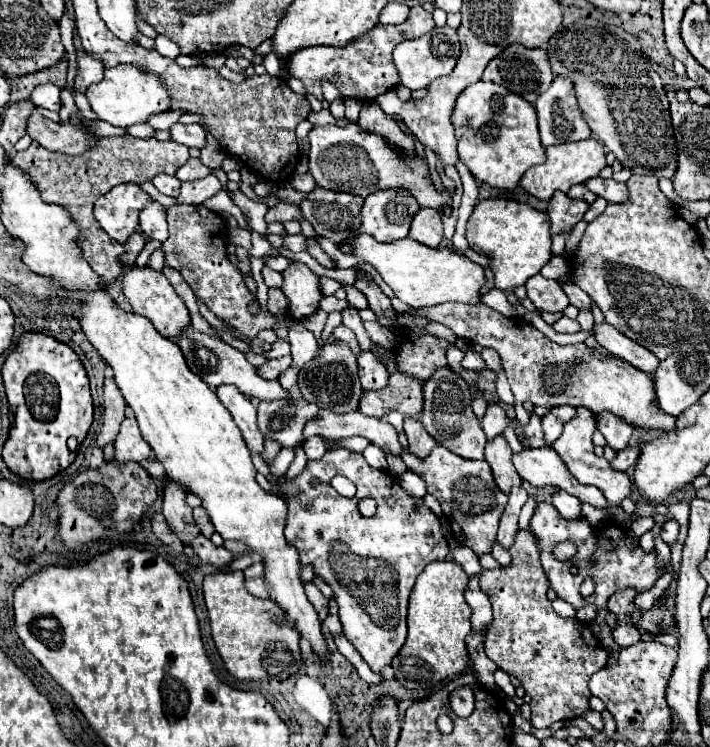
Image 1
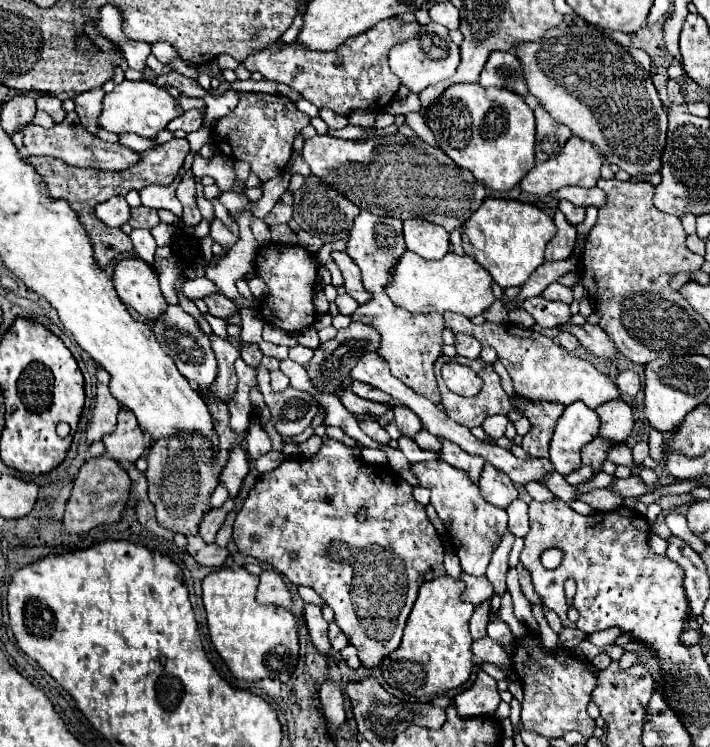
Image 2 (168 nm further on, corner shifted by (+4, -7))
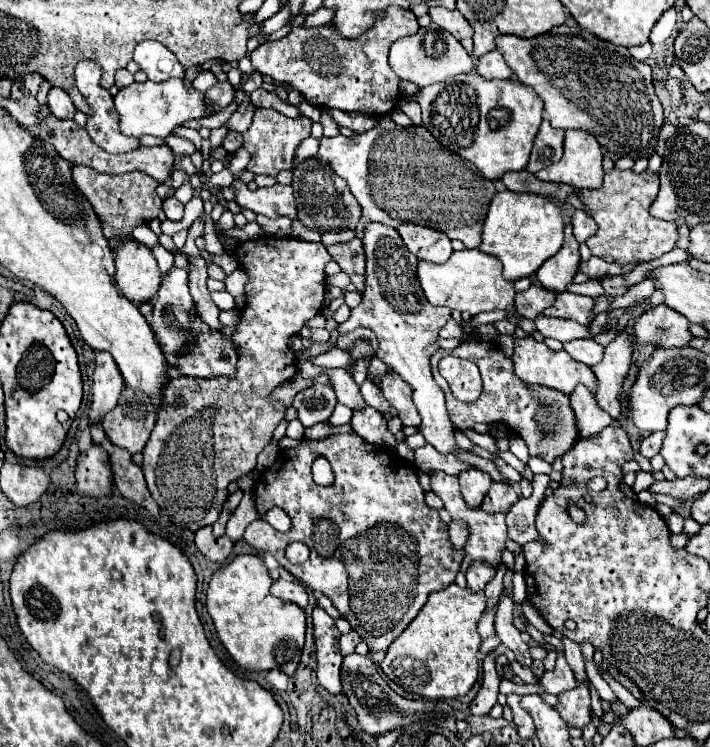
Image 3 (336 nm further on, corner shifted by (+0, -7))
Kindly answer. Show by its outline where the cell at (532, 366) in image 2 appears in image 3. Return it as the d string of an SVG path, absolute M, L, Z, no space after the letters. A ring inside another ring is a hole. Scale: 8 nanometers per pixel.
M525 336L525 338L517 338L515 340L515 352L511 356L513 360L513 368L515 374L525 382L525 384L539 384L539 386L547 386L547 388L555 388L567 396L573 394L573 390L583 384L587 386L591 392L597 390L597 376L593 374L593 370L581 362L575 362L565 350L551 350L547 348L543 342L537 342L533 336Z

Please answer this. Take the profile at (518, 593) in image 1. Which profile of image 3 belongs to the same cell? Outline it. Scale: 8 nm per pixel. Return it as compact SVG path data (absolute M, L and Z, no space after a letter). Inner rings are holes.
M577 682L575 688L565 690L557 696L557 704L553 706L567 728L585 728L591 722L591 692L589 684Z

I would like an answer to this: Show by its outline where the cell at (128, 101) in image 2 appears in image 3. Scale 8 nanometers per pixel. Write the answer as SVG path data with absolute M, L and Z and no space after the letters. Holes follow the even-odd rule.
M179 78L165 80L159 84L151 82L151 80L147 80L145 84L133 82L125 88L121 88L117 92L117 96L113 96L113 102L115 102L115 110L119 114L119 128L125 136L151 134L151 136L167 138L171 134L171 130L181 126L183 122L207 116L205 96L201 92L197 92L195 88L187 90L183 86L183 80L179 80Z

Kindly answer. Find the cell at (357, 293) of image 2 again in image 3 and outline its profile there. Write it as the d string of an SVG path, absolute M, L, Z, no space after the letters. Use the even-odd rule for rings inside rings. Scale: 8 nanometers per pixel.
M353 238L351 242L341 242L341 244L329 246L327 252L341 266L341 270L351 278L357 292L363 294L363 288L365 288L365 252L363 252L361 240Z

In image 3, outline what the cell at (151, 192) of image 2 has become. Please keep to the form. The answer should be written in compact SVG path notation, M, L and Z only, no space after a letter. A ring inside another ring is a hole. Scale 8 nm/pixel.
M175 196L165 198L163 200L163 212L169 220L181 220L183 218L183 204Z

